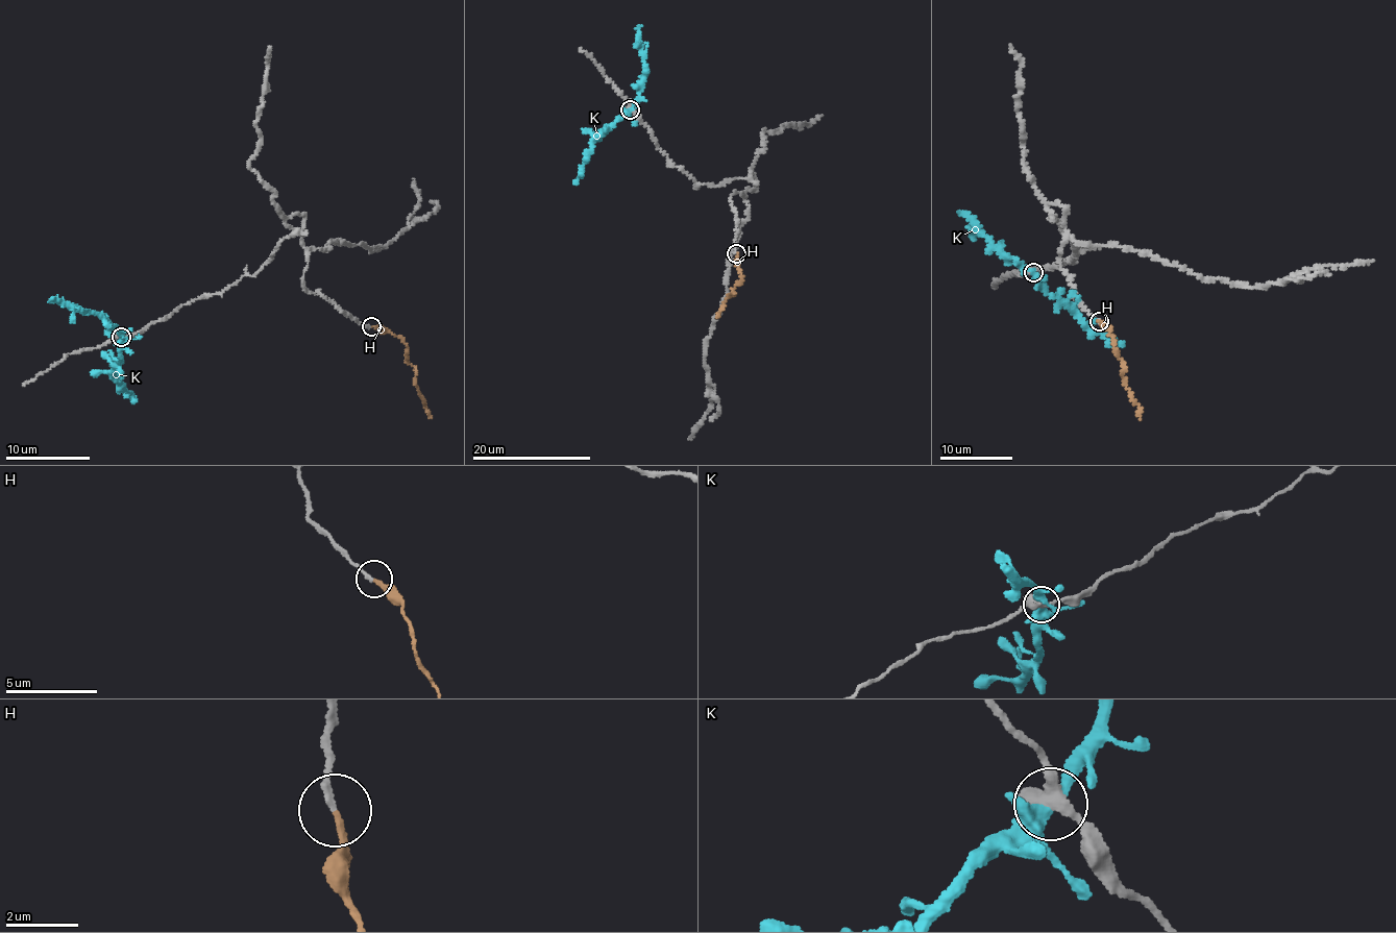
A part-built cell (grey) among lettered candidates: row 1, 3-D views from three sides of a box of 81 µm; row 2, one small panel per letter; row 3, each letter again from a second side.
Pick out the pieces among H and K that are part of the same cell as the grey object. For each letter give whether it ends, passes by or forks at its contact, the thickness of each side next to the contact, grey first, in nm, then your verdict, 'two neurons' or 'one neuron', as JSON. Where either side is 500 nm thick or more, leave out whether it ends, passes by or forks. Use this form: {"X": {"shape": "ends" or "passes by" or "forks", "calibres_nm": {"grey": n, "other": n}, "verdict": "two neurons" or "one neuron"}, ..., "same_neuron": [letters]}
{"H": {"shape": "ends", "calibres_nm": {"grey": 190, "other": 190}, "verdict": "one neuron"}, "K": {"shape": "forks", "calibres_nm": {"grey": 400, "other": 320}, "verdict": "two neurons"}, "same_neuron": ["H"]}

